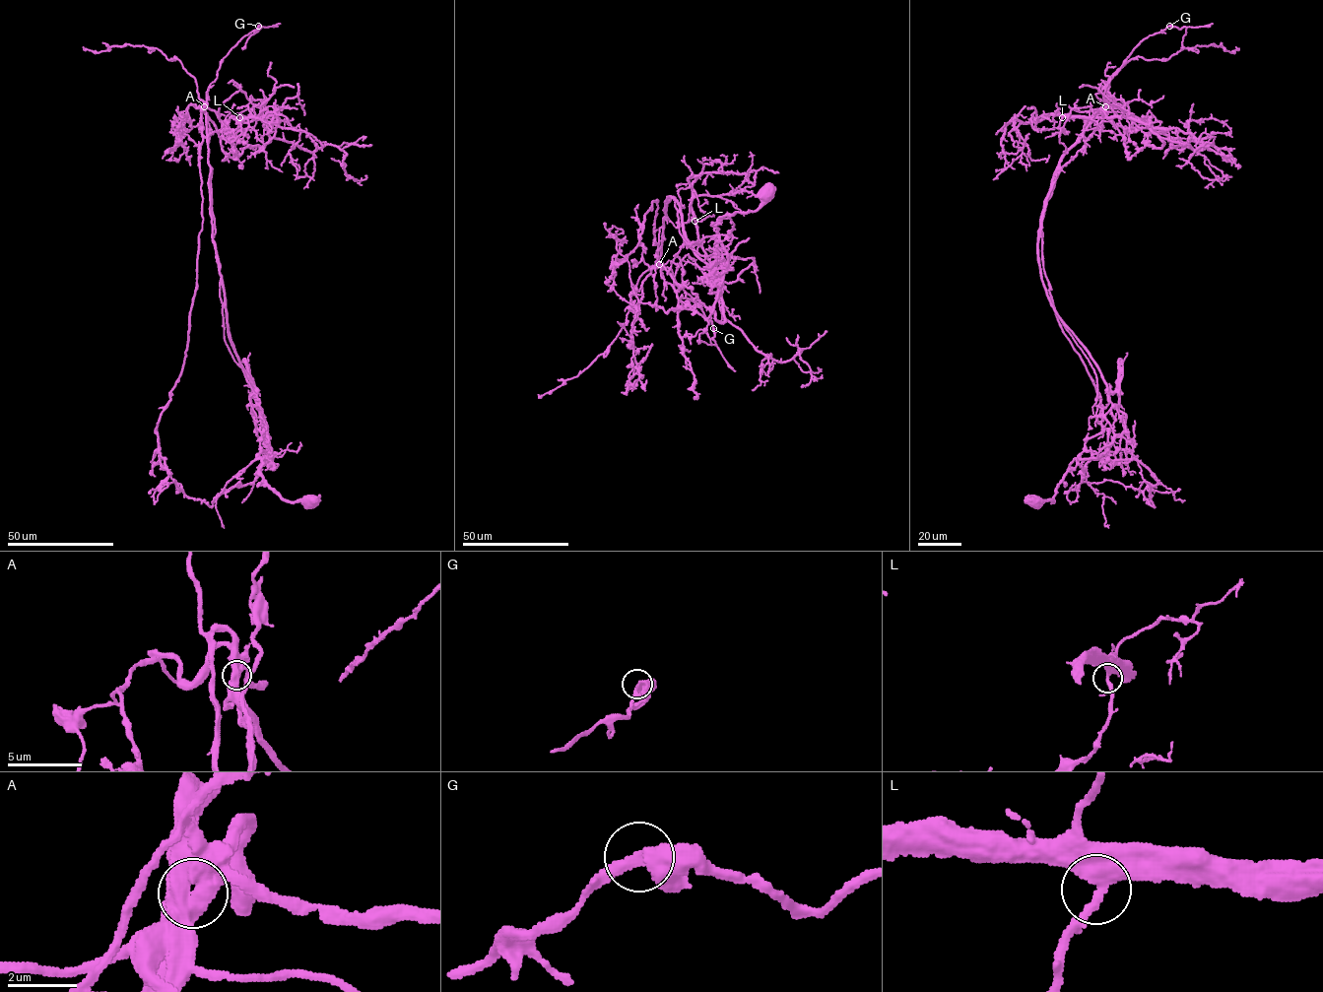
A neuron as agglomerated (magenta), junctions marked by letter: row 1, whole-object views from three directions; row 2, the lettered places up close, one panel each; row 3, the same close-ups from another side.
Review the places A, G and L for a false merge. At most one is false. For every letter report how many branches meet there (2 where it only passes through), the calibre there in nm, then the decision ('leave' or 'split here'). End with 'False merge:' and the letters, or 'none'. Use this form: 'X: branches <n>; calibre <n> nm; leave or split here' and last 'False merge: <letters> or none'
A: branches 2; calibre 650 nm; split here
G: branches 2; calibre 400 nm; leave
L: branches 2; calibre 400 nm; leave
False merge: A

